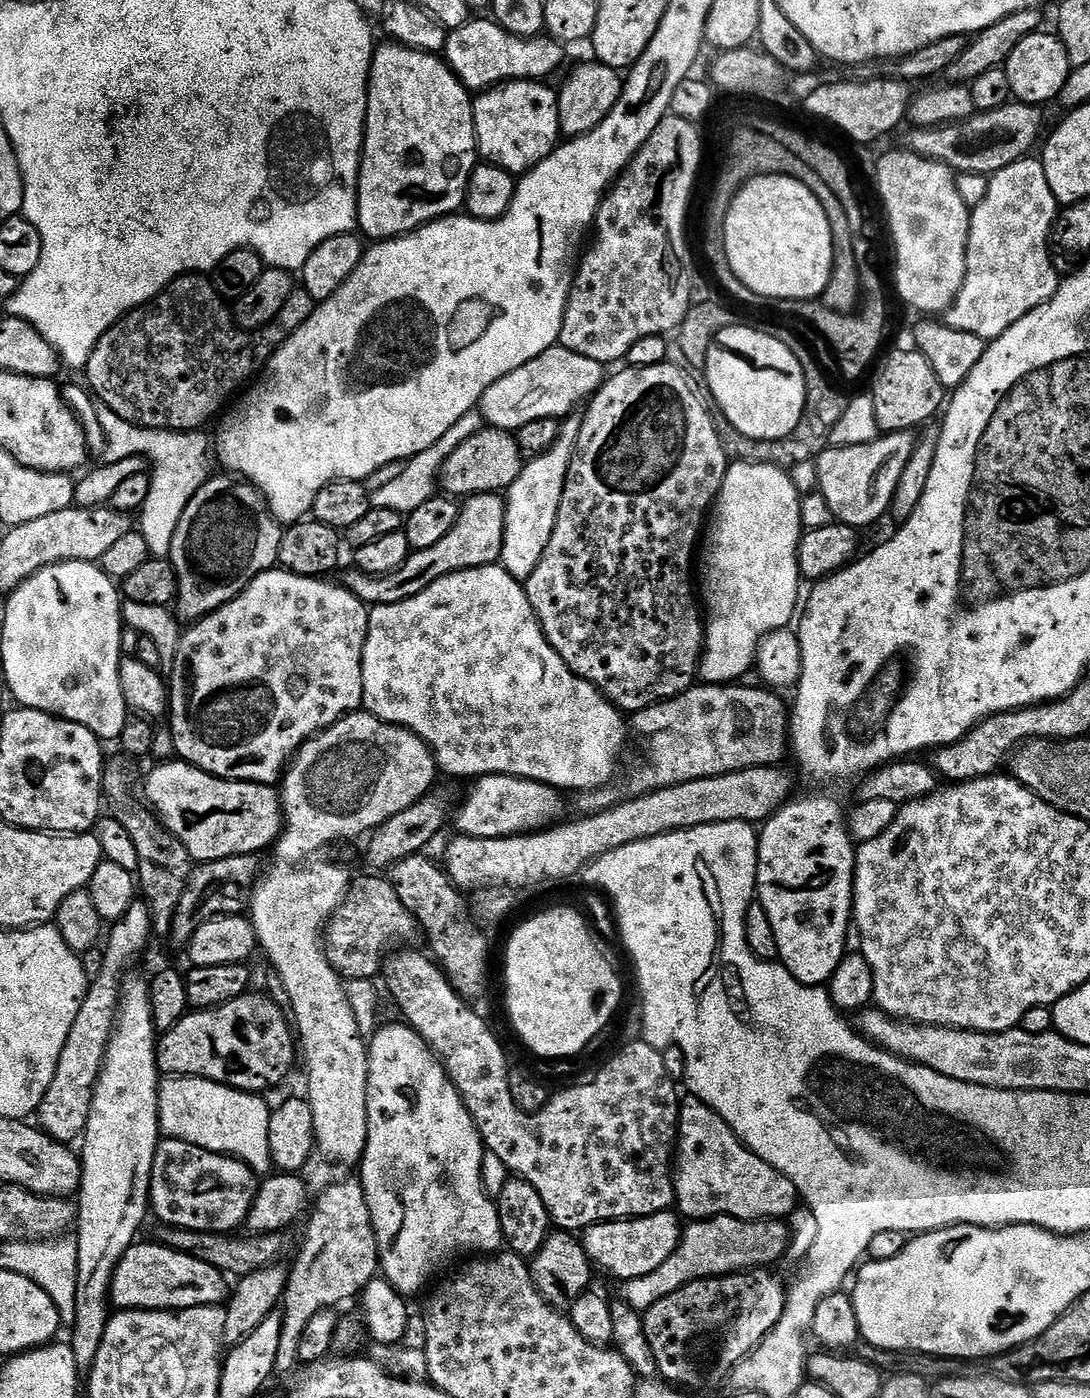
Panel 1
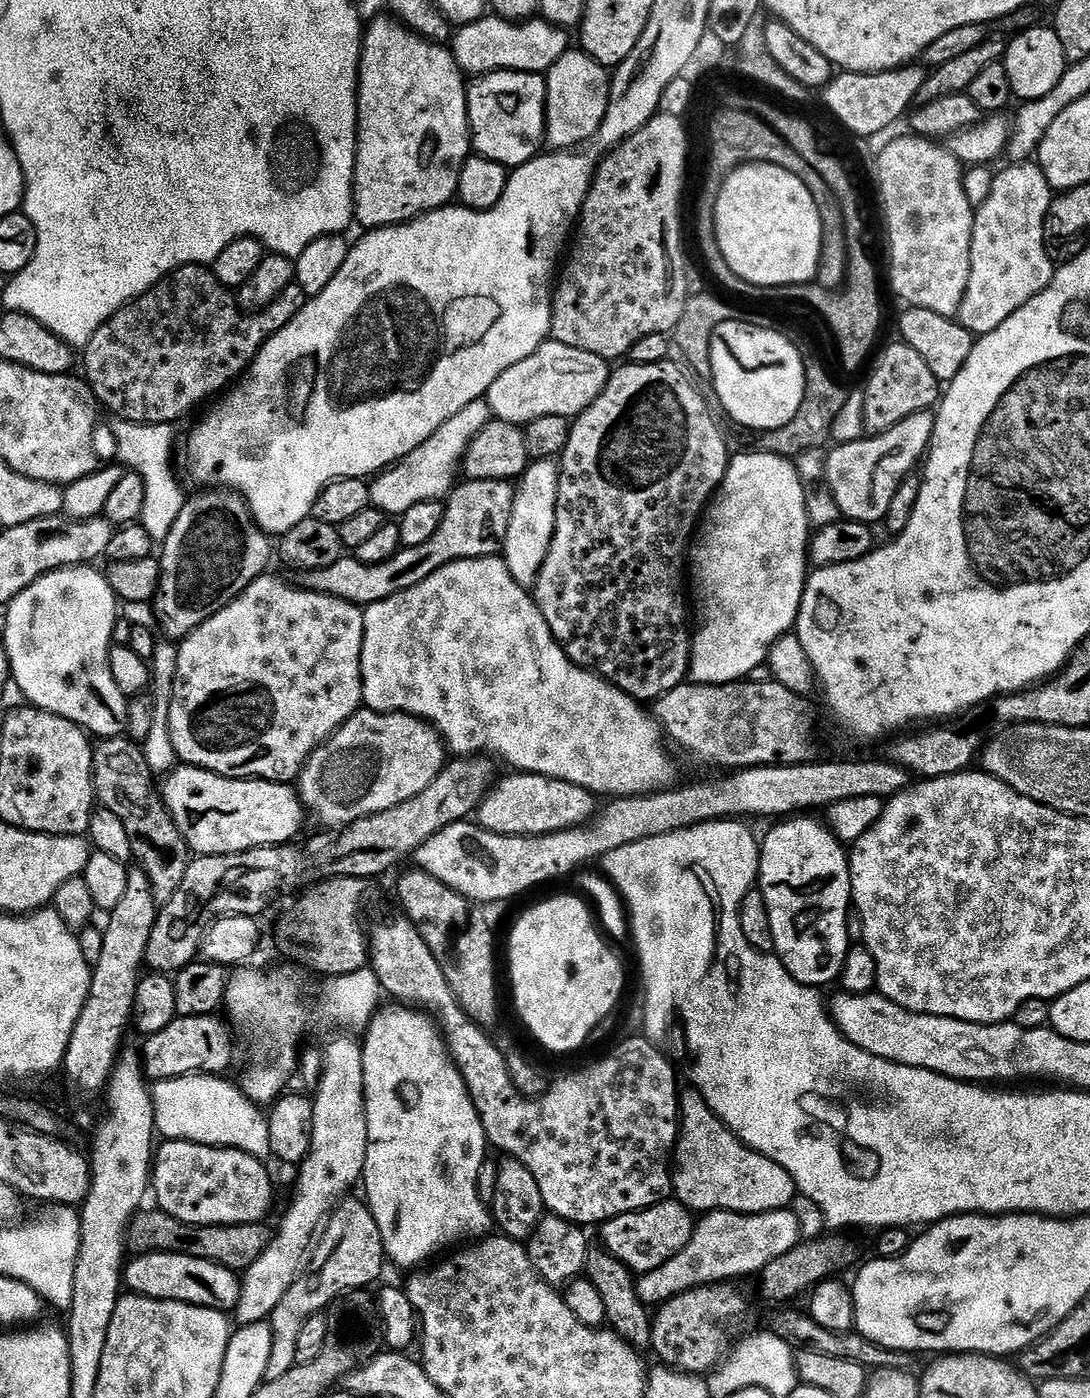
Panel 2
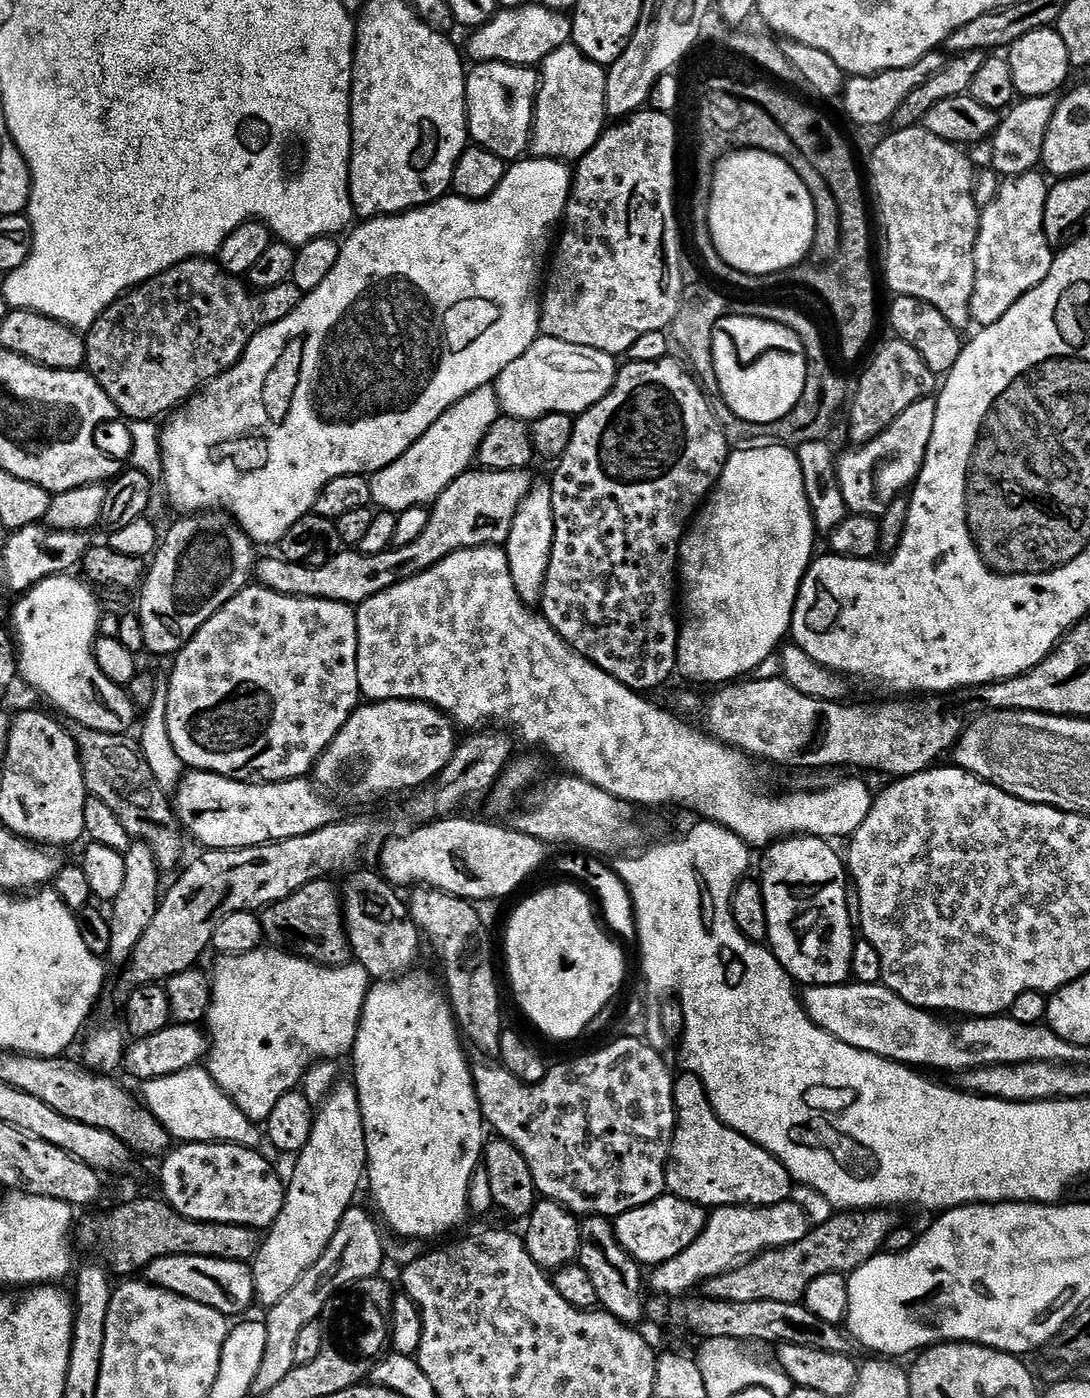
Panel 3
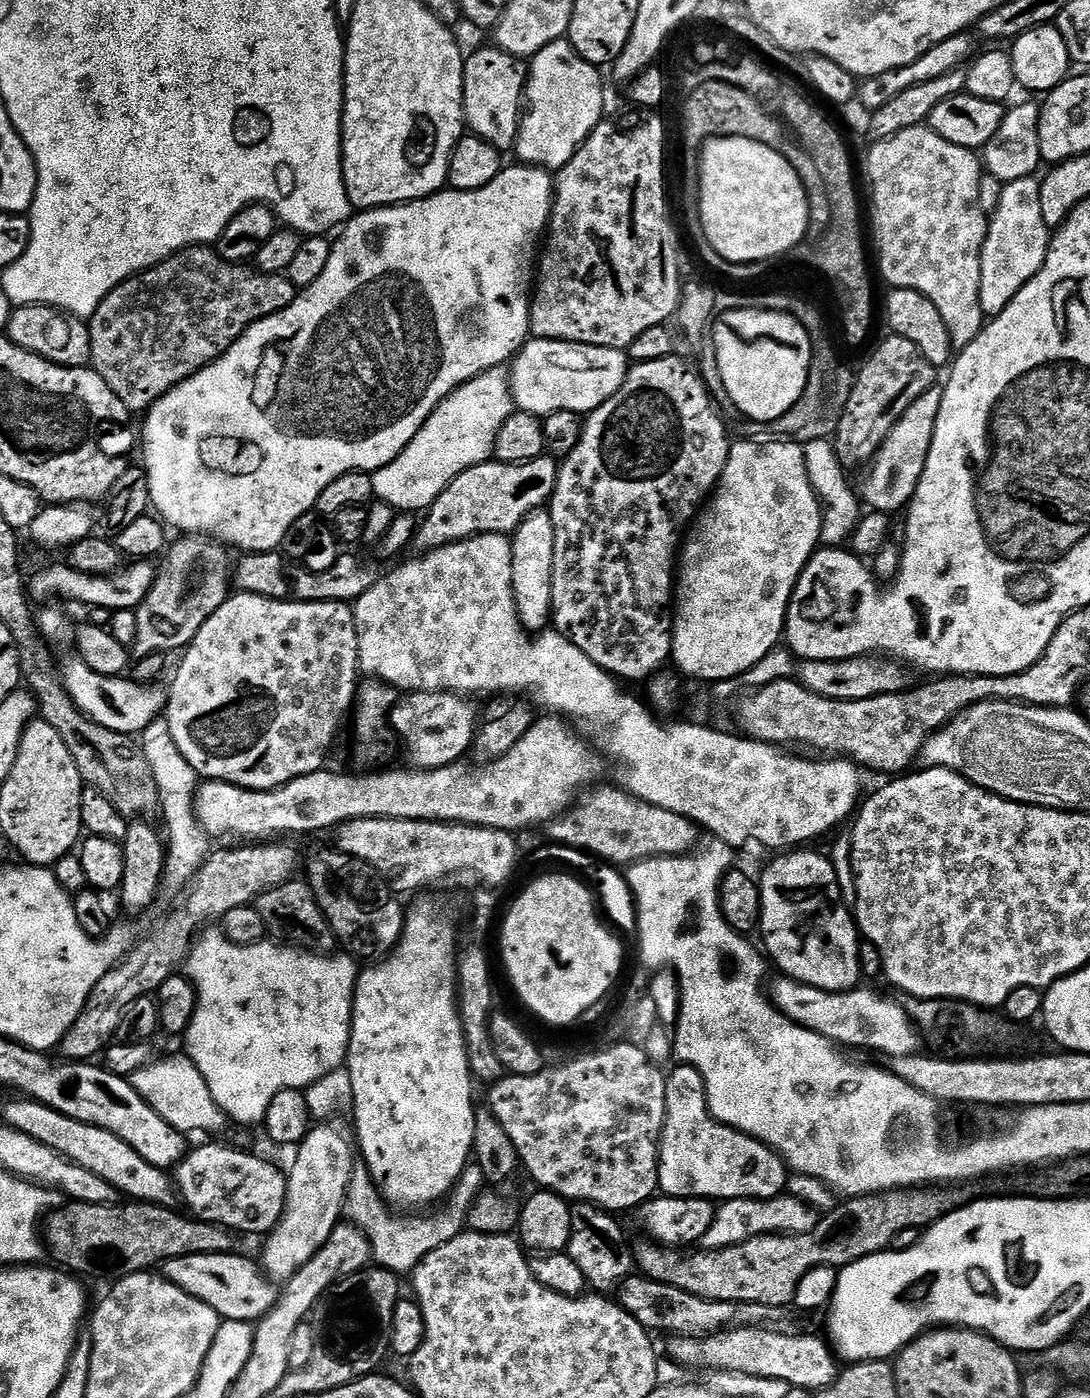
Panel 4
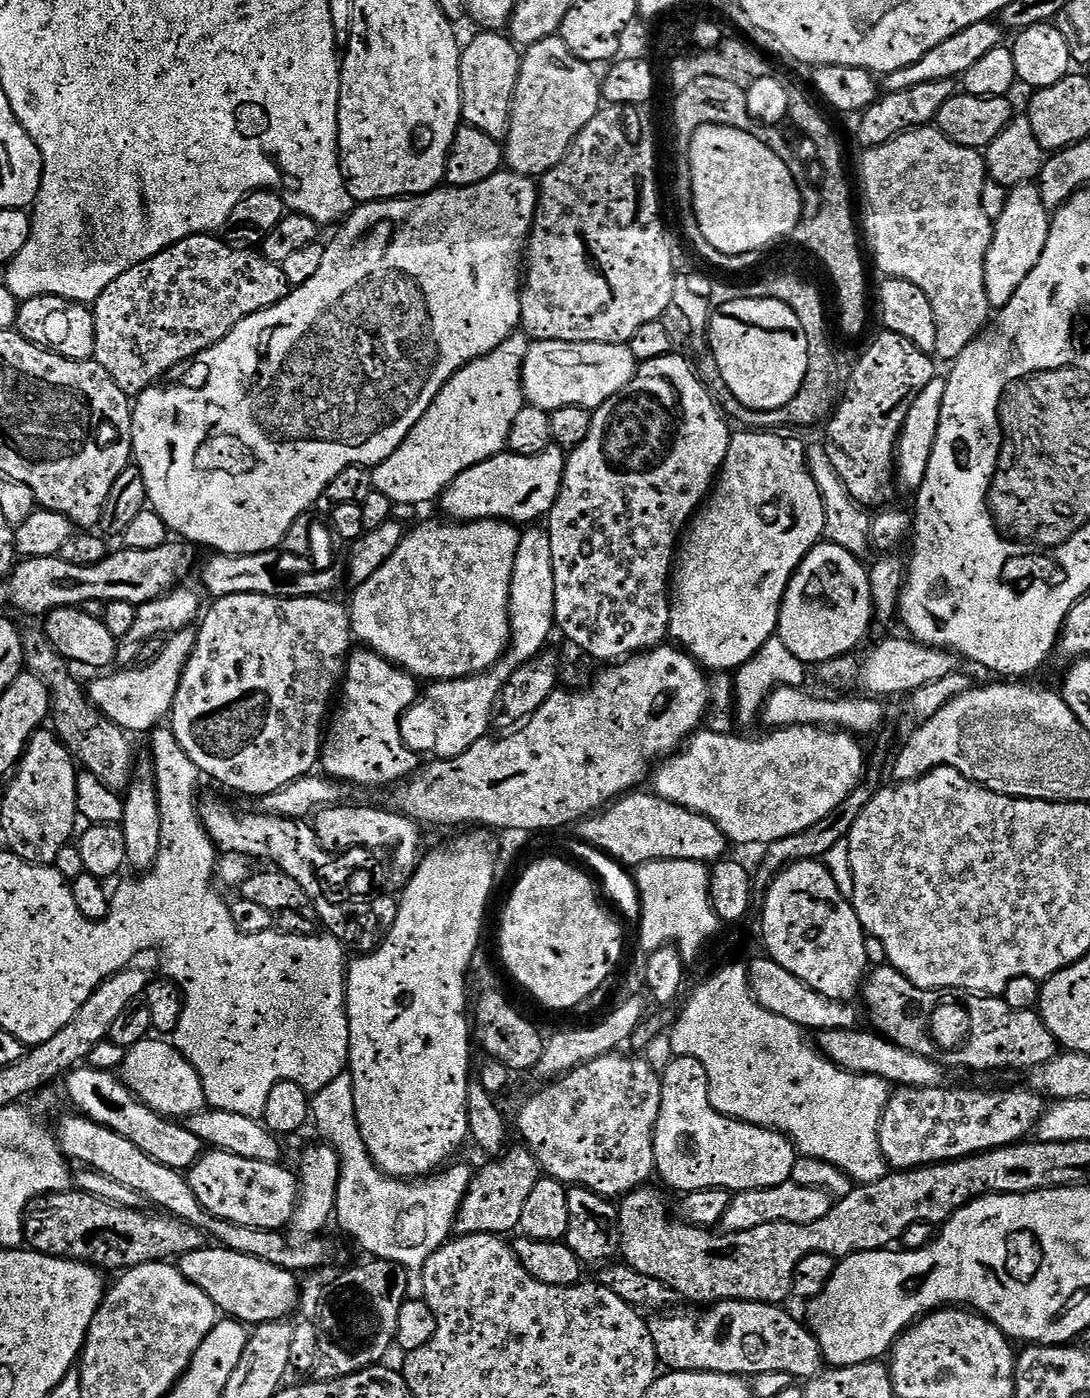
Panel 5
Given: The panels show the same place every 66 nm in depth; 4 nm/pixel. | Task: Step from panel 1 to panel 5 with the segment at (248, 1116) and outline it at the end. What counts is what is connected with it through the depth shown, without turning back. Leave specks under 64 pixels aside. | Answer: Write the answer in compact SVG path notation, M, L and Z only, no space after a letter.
M149 1038L138 1042L132 1048L127 1049L124 1062L118 1069L119 1079L124 1081L129 1092L144 1104L152 1112L156 1112L161 1118L187 1118L195 1116L198 1112L205 1111L206 1101L204 1099L204 1087L198 1074L188 1059L183 1056L175 1046L164 1038Z

